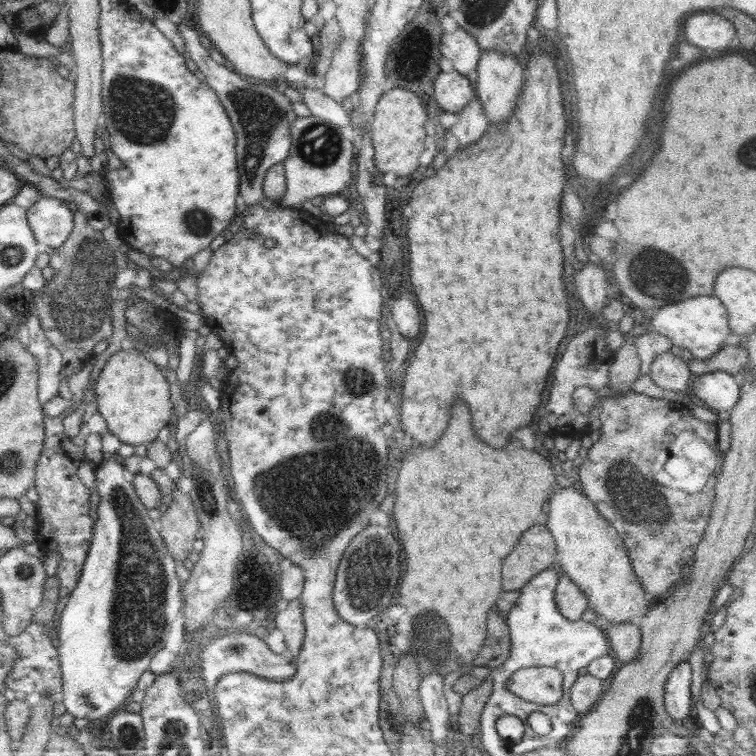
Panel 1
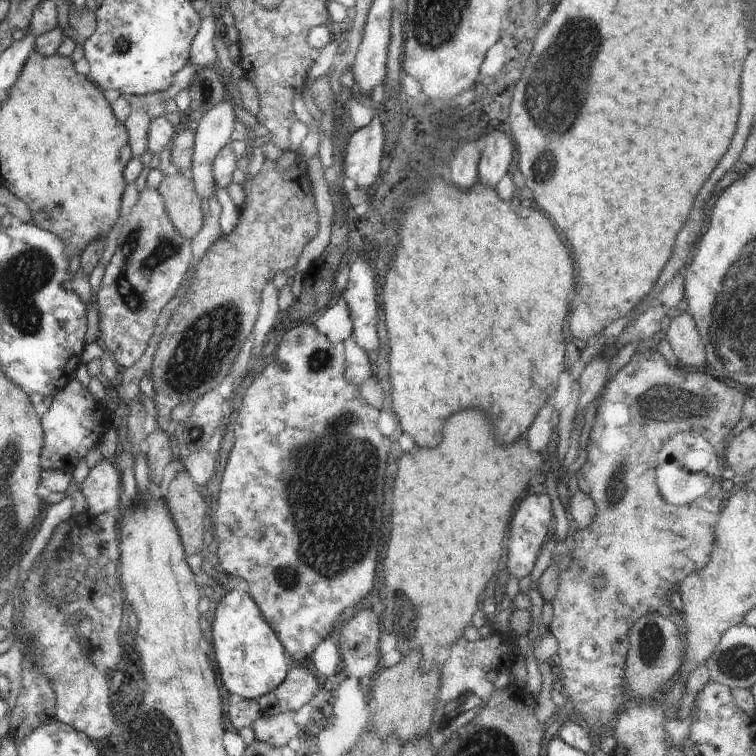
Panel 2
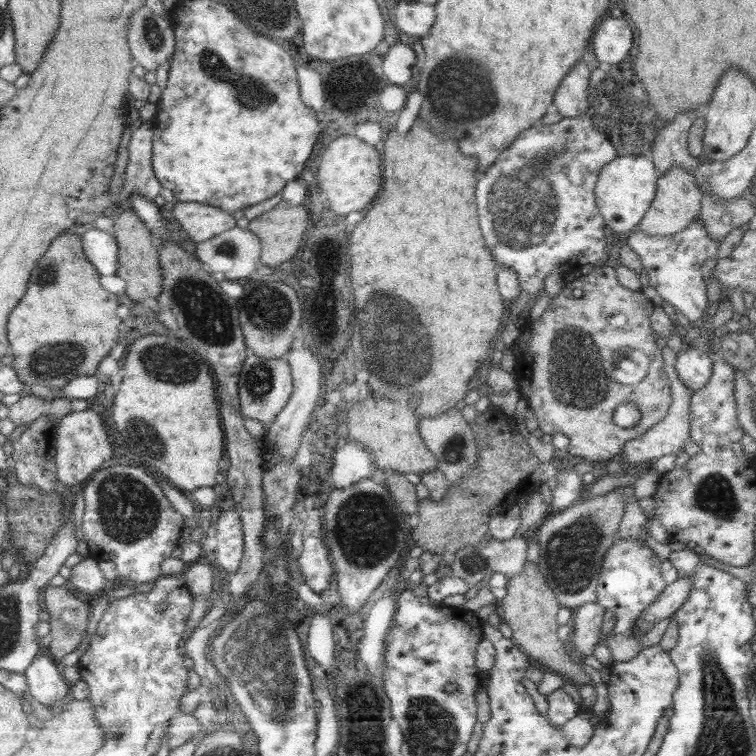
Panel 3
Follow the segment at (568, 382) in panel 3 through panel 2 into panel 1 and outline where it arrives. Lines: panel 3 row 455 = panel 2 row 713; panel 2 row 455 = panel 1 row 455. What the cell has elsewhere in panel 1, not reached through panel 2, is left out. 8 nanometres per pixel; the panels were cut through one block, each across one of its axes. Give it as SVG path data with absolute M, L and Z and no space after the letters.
M578 387L572 395L574 398L574 406L578 411L598 410L598 416L601 420L599 440L587 450L585 461L575 470L573 478L576 480L577 487L594 503L594 507L598 509L600 515L610 523L610 526L616 529L623 543L626 545L630 563L633 566L633 572L639 580L639 584L643 587L645 594L651 598L653 603L664 600L669 596L677 585L680 585L684 578L682 577L682 569L686 566L689 559L694 557L698 543L702 540L702 536L707 522L711 514L711 506L716 498L715 489L713 487L713 479L721 472L721 466L725 453L720 451L718 447L717 424L704 422L692 414L687 405L676 401L666 400L662 398L650 398L644 394L638 394L632 390L619 397L600 397L596 391L590 387Z

